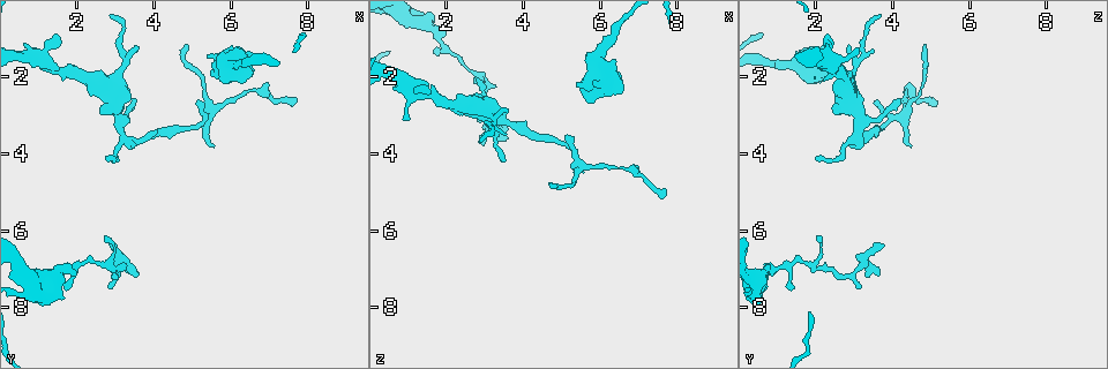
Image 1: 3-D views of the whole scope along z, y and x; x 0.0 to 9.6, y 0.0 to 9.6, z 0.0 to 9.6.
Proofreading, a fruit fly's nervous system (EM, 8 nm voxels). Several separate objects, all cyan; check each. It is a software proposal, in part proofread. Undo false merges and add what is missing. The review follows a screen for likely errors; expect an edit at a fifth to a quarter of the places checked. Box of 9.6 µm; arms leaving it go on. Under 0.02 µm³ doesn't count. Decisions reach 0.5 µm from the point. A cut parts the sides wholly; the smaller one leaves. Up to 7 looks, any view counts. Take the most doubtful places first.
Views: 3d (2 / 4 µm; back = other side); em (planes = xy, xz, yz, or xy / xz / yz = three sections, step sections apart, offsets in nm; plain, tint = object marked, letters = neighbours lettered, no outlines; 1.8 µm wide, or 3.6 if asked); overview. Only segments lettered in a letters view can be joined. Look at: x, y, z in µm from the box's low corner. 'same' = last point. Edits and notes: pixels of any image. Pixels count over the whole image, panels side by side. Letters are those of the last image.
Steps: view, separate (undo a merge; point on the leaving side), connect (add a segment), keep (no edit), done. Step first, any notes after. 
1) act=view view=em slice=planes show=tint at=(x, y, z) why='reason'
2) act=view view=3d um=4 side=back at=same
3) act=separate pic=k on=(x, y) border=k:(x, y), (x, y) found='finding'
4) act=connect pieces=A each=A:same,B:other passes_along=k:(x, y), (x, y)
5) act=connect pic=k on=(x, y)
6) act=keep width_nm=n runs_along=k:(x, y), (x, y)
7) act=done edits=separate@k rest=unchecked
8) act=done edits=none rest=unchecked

act=view view=em slice=planes show=tint at=(3.50, 7.15, 3.55) why='thin end'

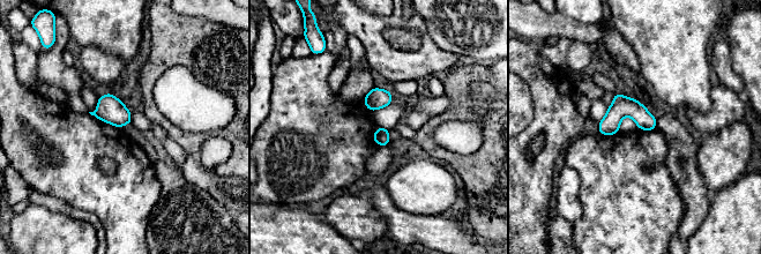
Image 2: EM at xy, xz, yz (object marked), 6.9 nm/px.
act=view view=em slice=planes show=letters at=same why='what lies round it'

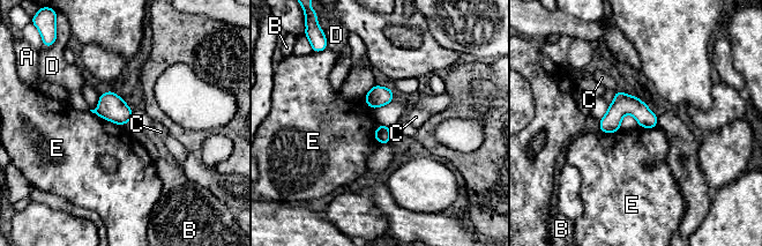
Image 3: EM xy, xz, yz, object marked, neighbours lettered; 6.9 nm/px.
act=keep width_nm=110 longest_contact=E:260nm each=A:other,B:other,C:other,D:other,E:other found='none of them fits'

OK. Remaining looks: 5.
act=view view=em slice=yz step=4 show=tint at=(0.90, 1.20, 3.20) why='free end'

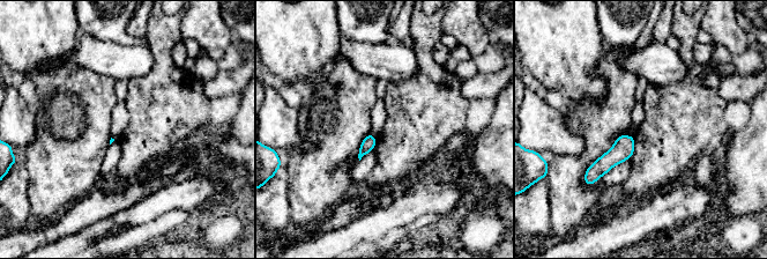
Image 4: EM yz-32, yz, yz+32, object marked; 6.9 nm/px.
act=view view=em slice=planes show=letters at=same

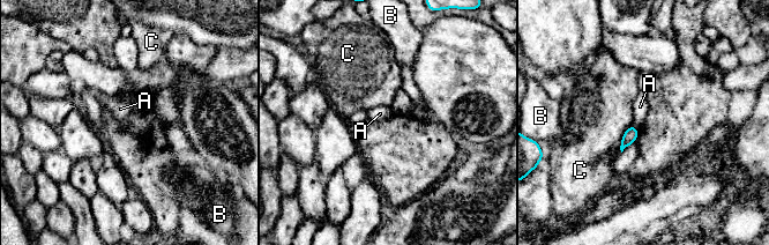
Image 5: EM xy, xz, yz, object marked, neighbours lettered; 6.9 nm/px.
act=keep each=A:other,B:other,C:other border=5:(632, 125), (637, 128) found='none of them fits'

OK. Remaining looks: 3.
act=view view=3d um=4 at=(5.00, 3.30, 3.75) why='thin neck'

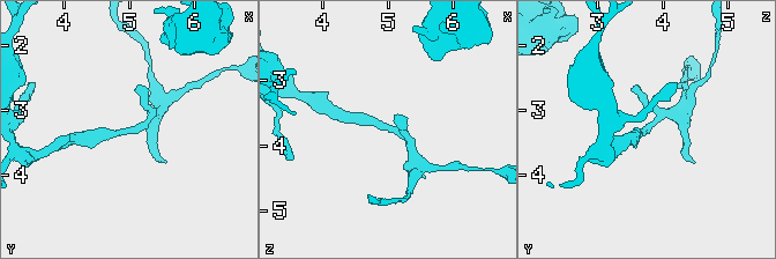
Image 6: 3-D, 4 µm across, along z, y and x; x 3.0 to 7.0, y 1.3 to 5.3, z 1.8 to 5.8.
act=view view=em slice=planes show=letters at=(5.00, 3.35, 3.70)

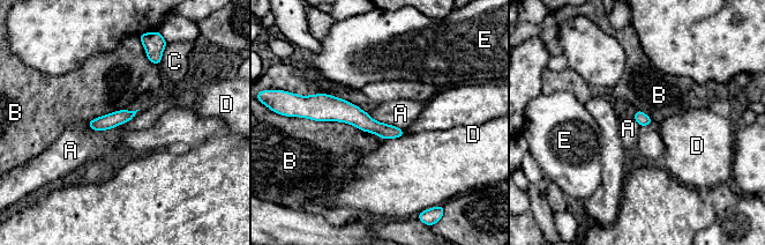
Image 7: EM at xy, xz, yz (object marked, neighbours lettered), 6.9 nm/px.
act=keep each=A:other,B:other,C:other,D:other,E:other runs_along=7:(312, 110), (342, 110), (399, 133) found='all the same neuron'

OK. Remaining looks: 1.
act=done edits=none rest=unchecked

